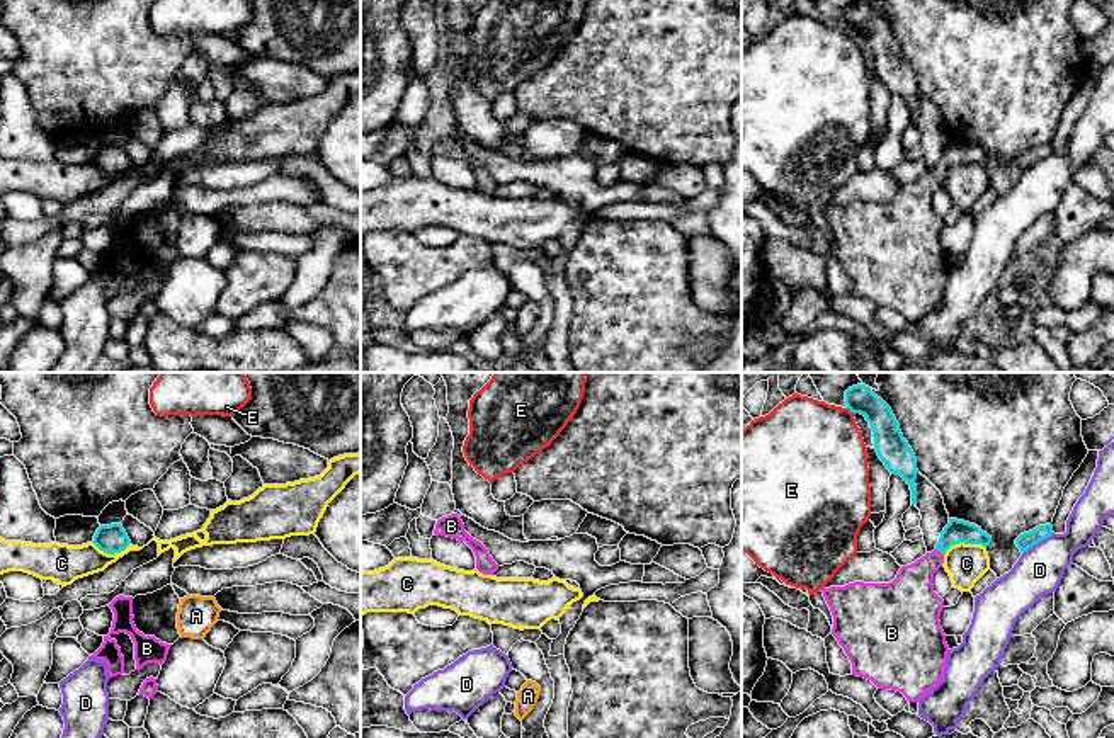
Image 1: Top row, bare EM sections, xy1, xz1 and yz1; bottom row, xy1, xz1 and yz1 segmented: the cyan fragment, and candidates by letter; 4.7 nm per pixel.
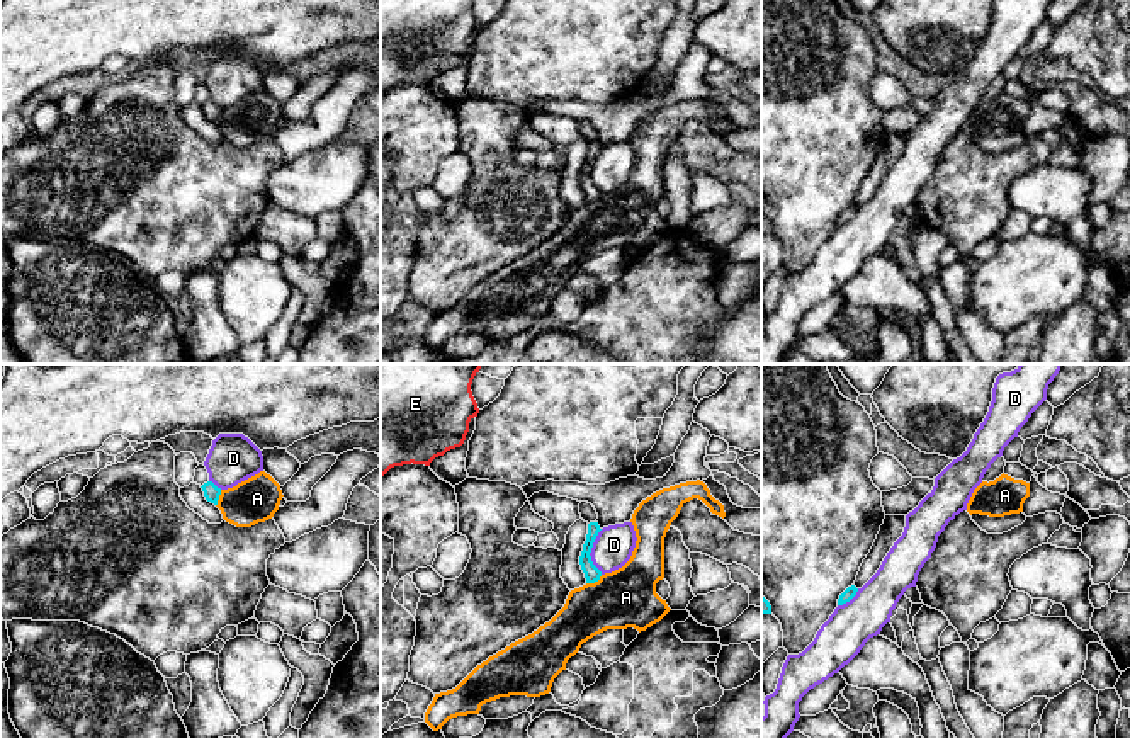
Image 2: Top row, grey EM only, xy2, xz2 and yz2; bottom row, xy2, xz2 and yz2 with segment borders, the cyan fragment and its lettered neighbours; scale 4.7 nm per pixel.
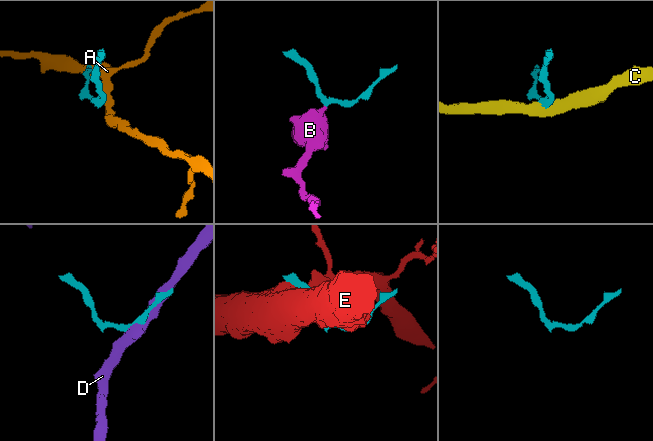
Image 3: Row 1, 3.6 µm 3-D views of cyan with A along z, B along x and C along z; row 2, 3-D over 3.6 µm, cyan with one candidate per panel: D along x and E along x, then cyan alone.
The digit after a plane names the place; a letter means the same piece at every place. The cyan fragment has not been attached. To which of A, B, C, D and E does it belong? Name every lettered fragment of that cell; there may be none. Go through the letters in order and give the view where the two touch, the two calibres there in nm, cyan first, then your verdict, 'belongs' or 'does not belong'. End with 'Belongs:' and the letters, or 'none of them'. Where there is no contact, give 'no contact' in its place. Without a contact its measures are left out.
A: xz2 | 80/280 nm | does not belong
B: yz1 | 110/220 nm | belongs
C: yz1 | 110/190 nm | does not belong
D: xz2 | 80/190 nm | does not belong
E: yz1 | 140/460 nm | does not belong
Belongs: B

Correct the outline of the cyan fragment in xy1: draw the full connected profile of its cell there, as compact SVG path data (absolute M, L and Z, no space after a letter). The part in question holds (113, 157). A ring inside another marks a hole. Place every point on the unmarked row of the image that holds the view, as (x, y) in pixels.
M121 143L100 145L92 162L107 173L121 172L131 163Z

